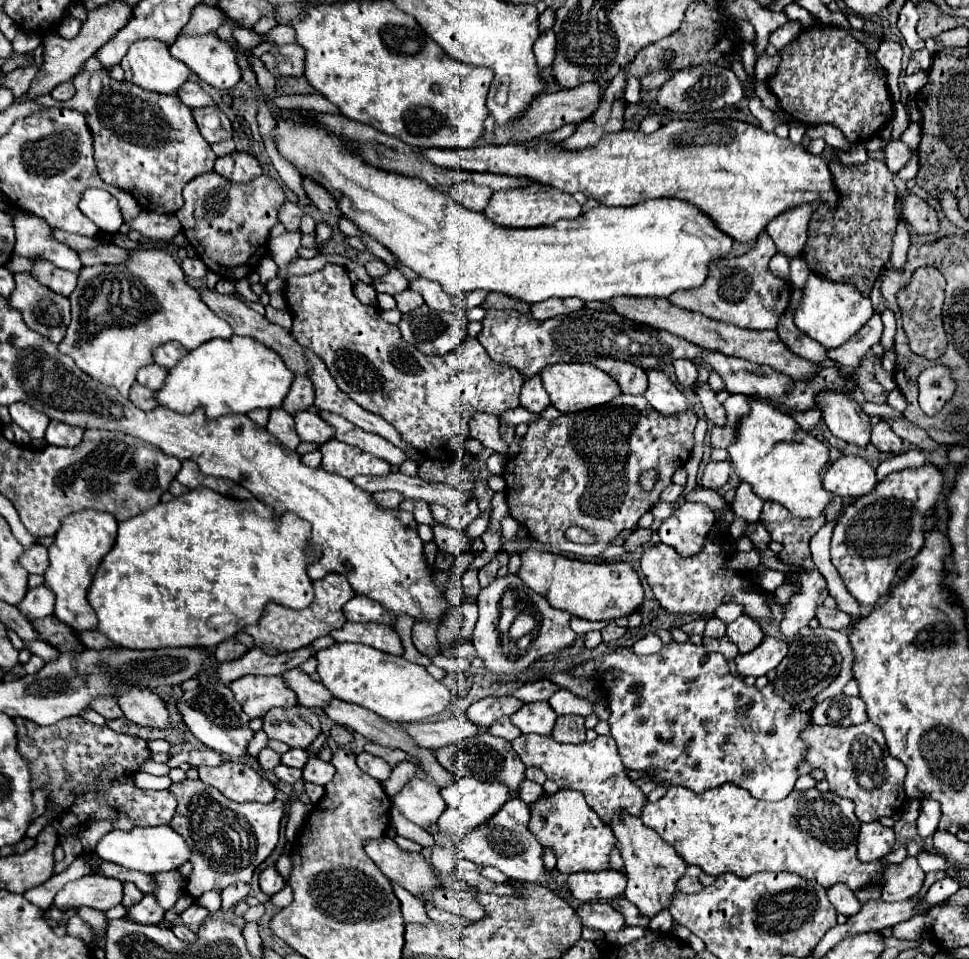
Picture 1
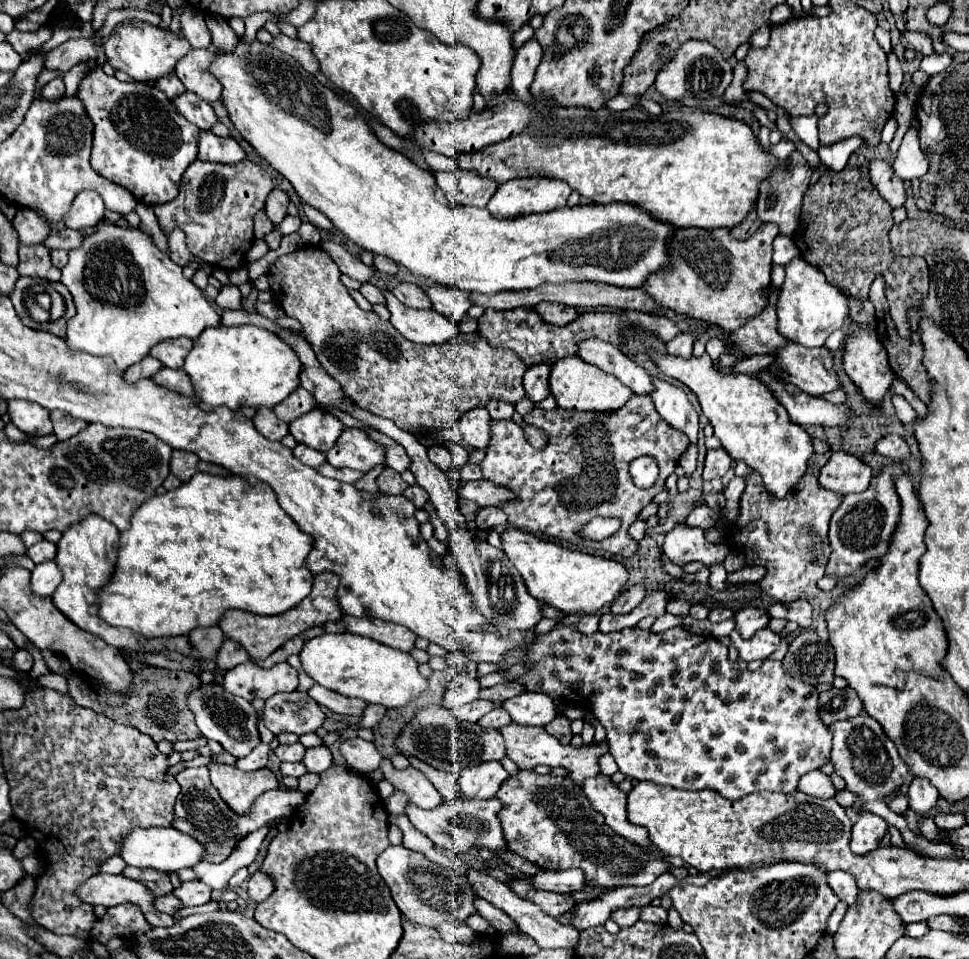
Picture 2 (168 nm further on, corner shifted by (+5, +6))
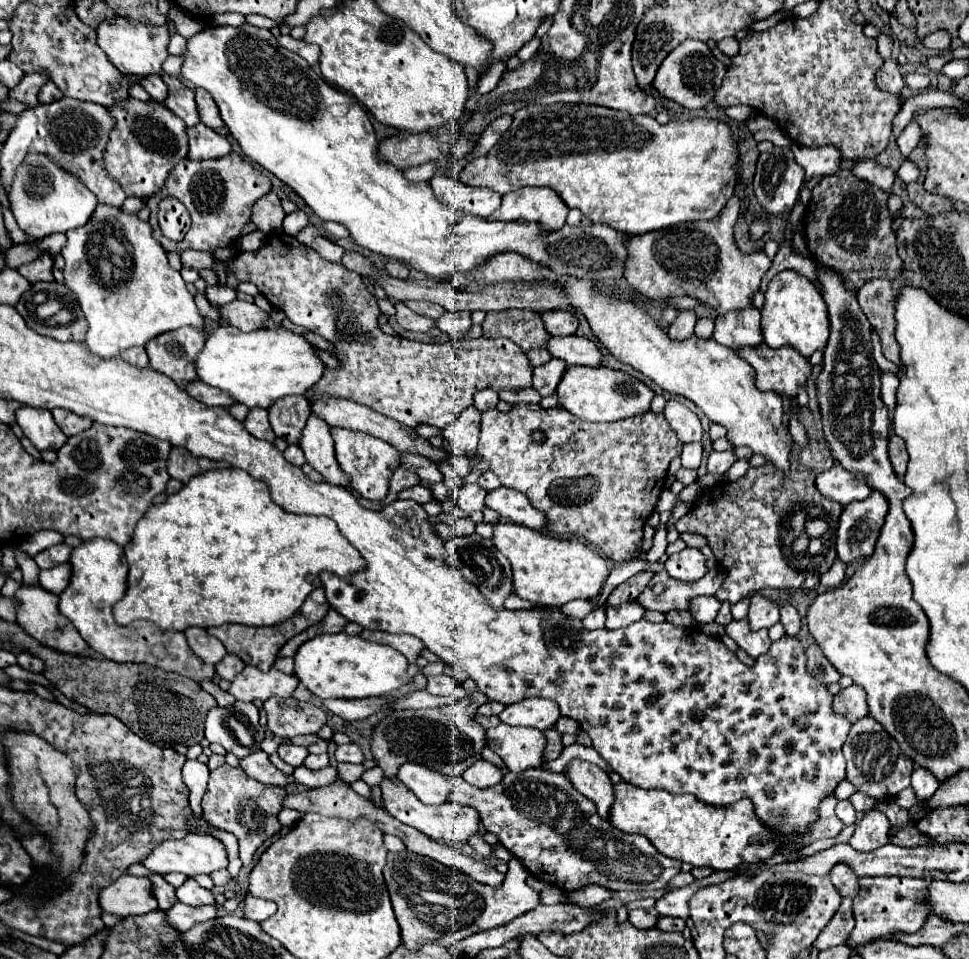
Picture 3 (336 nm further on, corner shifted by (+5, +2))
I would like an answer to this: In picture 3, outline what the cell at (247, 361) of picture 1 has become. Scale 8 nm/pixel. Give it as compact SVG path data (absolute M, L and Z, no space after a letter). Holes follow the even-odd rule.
M231 325L217 327L213 333L207 335L205 347L197 357L197 377L203 383L229 393L229 397L235 403L243 403L249 409L253 409L253 407L269 409L281 397L307 393L321 379L323 369L325 369L325 365L315 355L311 343L307 343L301 335L295 335L293 331L287 331L283 327L281 329L257 329L251 333L243 333Z

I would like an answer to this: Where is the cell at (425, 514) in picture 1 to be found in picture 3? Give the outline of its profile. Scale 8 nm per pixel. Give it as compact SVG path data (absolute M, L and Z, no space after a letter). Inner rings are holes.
M415 485L415 487L411 487L411 489L401 491L401 493L399 493L399 499L413 499L413 501L417 501L419 505L425 505L425 503L429 503L429 501L433 499L433 495L431 495L431 491L429 491L427 487Z

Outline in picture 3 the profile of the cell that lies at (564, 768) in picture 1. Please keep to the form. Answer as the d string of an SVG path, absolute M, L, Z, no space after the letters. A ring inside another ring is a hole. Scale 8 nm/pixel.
M499 723L497 727L487 729L487 745L507 763L515 773L529 767L541 767L545 751L545 735L539 729L531 727L511 727Z

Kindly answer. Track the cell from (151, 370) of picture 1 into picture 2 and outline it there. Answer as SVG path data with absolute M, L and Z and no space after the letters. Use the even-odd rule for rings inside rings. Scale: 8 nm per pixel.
M163 367L157 375L153 375L155 383L159 383L161 387L181 393L181 395L195 395L195 389L191 385L191 379L187 377L187 373L183 373L183 369L167 369Z

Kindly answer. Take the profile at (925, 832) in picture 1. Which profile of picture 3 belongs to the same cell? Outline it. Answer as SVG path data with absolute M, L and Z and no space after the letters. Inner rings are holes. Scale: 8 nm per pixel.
M915 769L911 777L911 787L915 791L915 797L919 803L925 803L933 797L933 793L939 789L939 781L929 773L927 769Z

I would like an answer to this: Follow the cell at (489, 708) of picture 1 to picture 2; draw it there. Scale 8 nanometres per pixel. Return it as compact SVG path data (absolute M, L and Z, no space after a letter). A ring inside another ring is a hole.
M467 673L453 675L453 681L449 683L443 701L449 709L459 709L465 703L471 703L479 699L479 681L469 677Z

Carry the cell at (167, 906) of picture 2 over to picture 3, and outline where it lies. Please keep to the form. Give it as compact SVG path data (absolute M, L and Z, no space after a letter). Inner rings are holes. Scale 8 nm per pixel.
M177 901L171 909L167 909L163 913L165 913L165 917L167 917L171 927L175 927L177 931L187 931L189 927L193 927L199 921L213 919L217 915L217 909L215 909L215 905L189 907L189 905L183 905L183 903Z

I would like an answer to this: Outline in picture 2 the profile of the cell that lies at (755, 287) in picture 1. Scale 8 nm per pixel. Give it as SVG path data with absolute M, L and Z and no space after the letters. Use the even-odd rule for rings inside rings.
M765 223L747 241L737 241L731 229L677 227L665 241L669 267L651 273L641 289L663 309L719 325L731 333L767 305L773 265L771 243L777 233L775 223Z

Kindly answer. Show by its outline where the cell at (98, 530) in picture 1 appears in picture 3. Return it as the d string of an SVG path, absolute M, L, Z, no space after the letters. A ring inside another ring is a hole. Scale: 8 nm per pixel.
M103 537L81 541L71 551L69 563L73 567L73 573L67 589L61 593L59 611L67 619L71 619L75 629L91 645L93 651L117 663L149 663L163 671L175 671L197 683L201 683L203 679L211 679L215 675L215 667L205 665L189 649L183 633L159 631L155 625L147 621L137 621L127 627L121 627L113 621L111 607L125 595L127 589L127 561L123 547Z

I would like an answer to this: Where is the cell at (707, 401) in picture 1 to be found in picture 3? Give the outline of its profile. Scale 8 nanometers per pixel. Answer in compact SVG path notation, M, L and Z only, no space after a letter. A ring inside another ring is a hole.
M501 253L495 255L485 267L469 273L469 275L451 275L447 279L449 285L453 287L463 287L467 283L497 283L497 281L541 281L541 279L549 279L549 281L557 281L569 295L569 303L575 309L581 309L581 313L587 317L593 333L601 339L601 343L623 363L635 367L637 371L641 371L643 375L647 375L651 381L655 381L659 387L663 387L669 393L677 393L681 397L687 397L689 401L693 401L713 423L719 423L727 429L727 439L733 447L749 447L755 455L761 455L767 463L775 465L775 469L783 471L785 475L791 469L791 453L793 453L793 437L789 433L789 427L783 425L783 399L777 393L771 391L759 391L755 387L755 373L751 369L751 365L747 365L747 361L743 357L739 357L739 353L735 353L729 347L723 347L721 343L717 343L715 339L699 339L699 337L691 337L687 341L671 341L667 337L667 331L661 329L643 309L639 309L633 303L627 301L615 301L609 299L605 295L595 293L593 283L587 279L577 279L577 277L555 277L551 271L543 269L541 265L533 265L529 259L515 255L515 253Z

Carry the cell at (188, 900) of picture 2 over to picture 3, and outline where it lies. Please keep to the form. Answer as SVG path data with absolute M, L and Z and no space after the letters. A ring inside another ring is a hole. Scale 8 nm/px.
M187 879L179 889L177 889L177 899L185 905L213 905L213 893L209 889L203 889L201 885L197 885L197 881Z

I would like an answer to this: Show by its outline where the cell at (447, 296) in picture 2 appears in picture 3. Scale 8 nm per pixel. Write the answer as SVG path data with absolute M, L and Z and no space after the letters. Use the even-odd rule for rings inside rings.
M445 311L443 317L437 321L437 327L441 331L445 331L451 339L459 341L465 337L465 333L471 327L471 313L467 313L467 311L455 311L455 313Z

